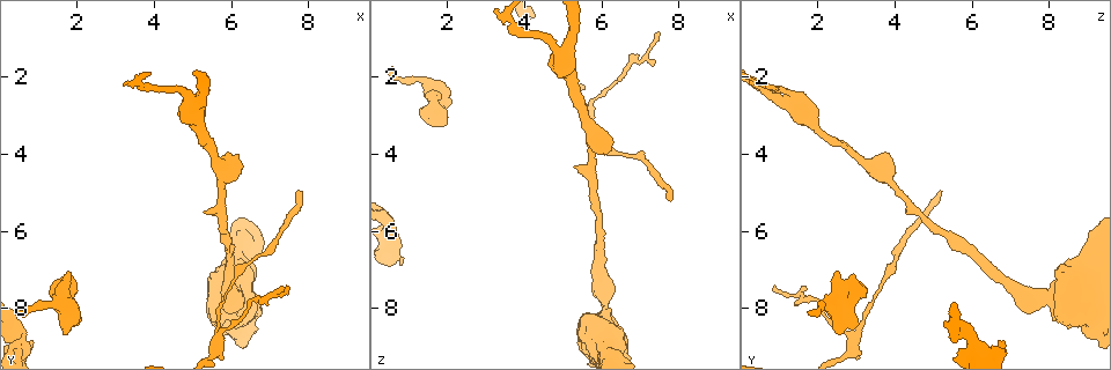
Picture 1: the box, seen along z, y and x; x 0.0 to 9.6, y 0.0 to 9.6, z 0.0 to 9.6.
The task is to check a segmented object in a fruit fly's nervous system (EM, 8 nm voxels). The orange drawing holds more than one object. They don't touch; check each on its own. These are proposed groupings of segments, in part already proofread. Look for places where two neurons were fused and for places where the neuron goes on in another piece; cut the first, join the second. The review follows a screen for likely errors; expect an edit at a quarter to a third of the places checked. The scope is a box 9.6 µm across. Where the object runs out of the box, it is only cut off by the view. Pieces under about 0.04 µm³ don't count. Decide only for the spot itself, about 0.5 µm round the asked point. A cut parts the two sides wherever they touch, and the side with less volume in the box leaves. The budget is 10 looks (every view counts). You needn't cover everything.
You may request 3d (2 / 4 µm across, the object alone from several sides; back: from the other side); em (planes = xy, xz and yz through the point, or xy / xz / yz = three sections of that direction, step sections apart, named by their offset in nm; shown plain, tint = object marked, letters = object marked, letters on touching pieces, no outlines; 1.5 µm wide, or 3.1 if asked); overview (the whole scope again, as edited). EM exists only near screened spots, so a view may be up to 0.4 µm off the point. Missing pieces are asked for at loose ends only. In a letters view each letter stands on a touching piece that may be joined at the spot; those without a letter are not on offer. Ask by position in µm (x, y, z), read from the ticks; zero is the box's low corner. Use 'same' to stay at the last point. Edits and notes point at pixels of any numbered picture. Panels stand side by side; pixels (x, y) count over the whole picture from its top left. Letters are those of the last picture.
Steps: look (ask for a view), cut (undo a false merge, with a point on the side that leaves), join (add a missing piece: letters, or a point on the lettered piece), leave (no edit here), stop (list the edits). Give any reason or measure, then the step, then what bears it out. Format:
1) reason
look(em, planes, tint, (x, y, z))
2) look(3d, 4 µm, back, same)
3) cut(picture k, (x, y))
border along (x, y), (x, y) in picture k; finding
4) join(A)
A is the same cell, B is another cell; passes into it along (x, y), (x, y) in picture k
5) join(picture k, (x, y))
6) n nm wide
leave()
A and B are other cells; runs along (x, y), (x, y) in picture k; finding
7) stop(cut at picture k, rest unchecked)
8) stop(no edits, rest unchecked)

calibre changes
look(3d, 2 µm, (5.60, 8.55, 3.10))

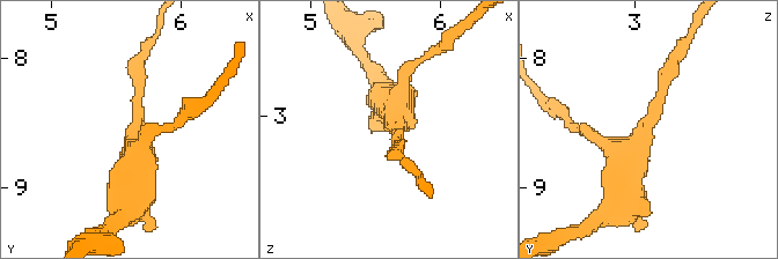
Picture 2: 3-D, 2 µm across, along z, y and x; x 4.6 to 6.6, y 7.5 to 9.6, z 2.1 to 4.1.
shape alone is not enough
look(em, yz, step 4, tint, (5.64, 8.54, 3.10))

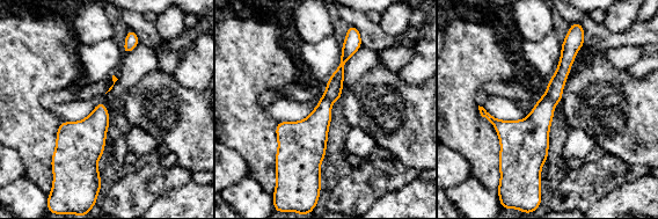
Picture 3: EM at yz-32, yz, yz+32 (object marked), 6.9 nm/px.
look(em, yz, step 4, letters, same)

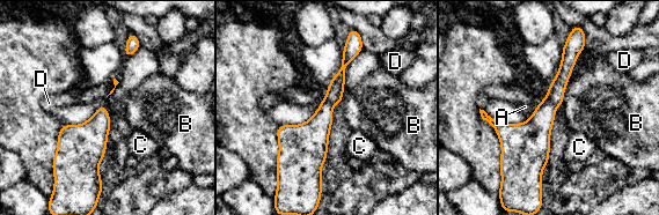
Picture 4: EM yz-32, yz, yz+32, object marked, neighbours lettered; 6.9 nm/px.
B touches over 260 nm
leave()
A, B, C and D are other cells; border along (572, 71), (561, 104) in picture 4; all the same neuron

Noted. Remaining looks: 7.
an open end
look(3d, 2 µm, (5.30, 5.50, 4.40))

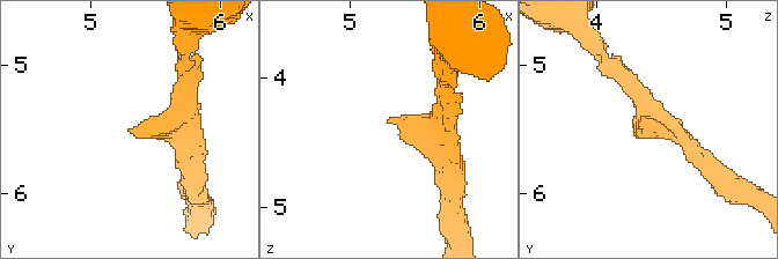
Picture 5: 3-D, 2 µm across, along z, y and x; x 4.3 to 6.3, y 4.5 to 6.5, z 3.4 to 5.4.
need the tissue
look(em, planes, letters, (5.32, 5.50, 4.32))

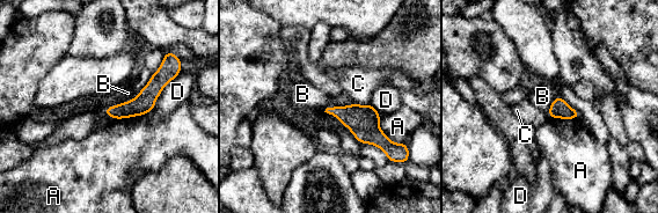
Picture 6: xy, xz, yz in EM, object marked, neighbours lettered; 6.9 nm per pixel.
110 nm wide
leave()
A, B, C and D are other cells; border along (140, 90), (130, 100), (102, 110) in picture 6; none of them fits

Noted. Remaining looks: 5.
thick end
look(em, xy, step 4, tint, (1.85, 8.30, 3.10))

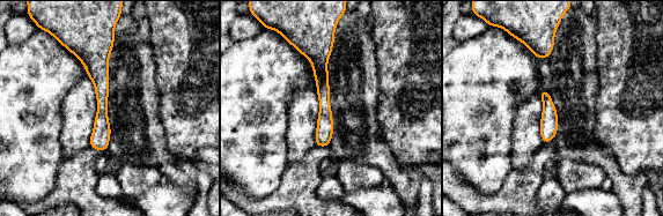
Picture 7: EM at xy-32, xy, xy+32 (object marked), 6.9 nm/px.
look(em, planes, tint, same)

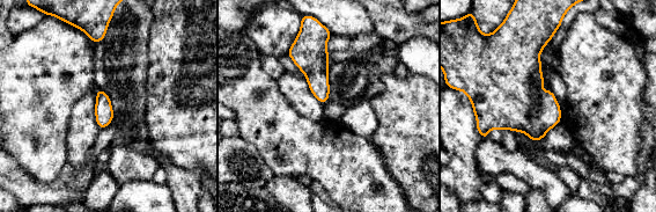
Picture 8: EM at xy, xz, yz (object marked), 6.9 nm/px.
see the neighbours
look(em, planes, letters, same)

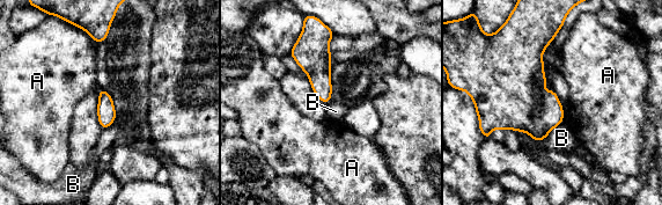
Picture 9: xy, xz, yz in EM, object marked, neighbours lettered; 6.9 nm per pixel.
leave()
A and B are other cells; border along (80, 28), (96, 44) in picture 9; no lettered piece goes on from it

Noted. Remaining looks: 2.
stop(no edits, rest unchecked)

